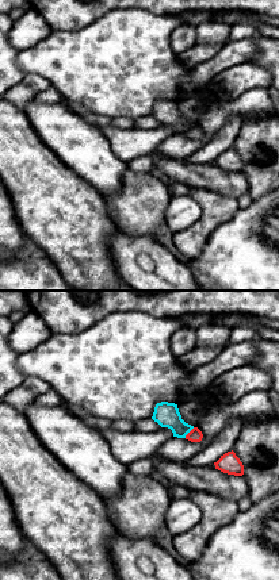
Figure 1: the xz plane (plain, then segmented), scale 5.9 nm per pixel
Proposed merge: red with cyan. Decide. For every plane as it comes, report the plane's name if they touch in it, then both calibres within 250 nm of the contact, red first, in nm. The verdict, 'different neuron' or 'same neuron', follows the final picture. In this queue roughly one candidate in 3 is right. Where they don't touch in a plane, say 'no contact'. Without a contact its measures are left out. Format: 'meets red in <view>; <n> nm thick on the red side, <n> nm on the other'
meets red in xz; 80 nm thick on the red side, 150 nm on the other

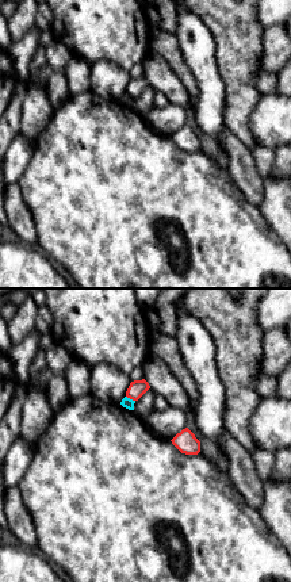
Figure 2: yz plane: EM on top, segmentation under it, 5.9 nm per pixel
meets red in yz; 100 nm thick on the red side, 70 nm on the other

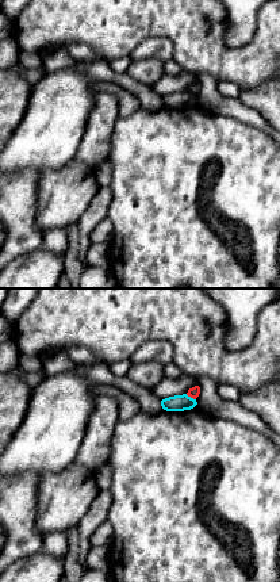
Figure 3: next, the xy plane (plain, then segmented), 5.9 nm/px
meets red in xy; 70 nm thick on the red side, 100 nm on the other

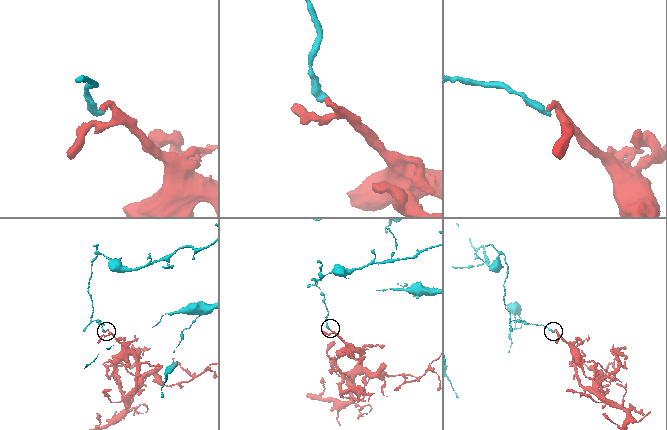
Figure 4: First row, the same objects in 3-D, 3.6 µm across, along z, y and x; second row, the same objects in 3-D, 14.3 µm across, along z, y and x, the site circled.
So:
different neuron

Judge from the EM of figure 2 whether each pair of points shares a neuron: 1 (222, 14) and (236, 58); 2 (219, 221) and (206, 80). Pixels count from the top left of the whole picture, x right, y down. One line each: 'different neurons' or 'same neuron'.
1: same neuron
2: different neurons

